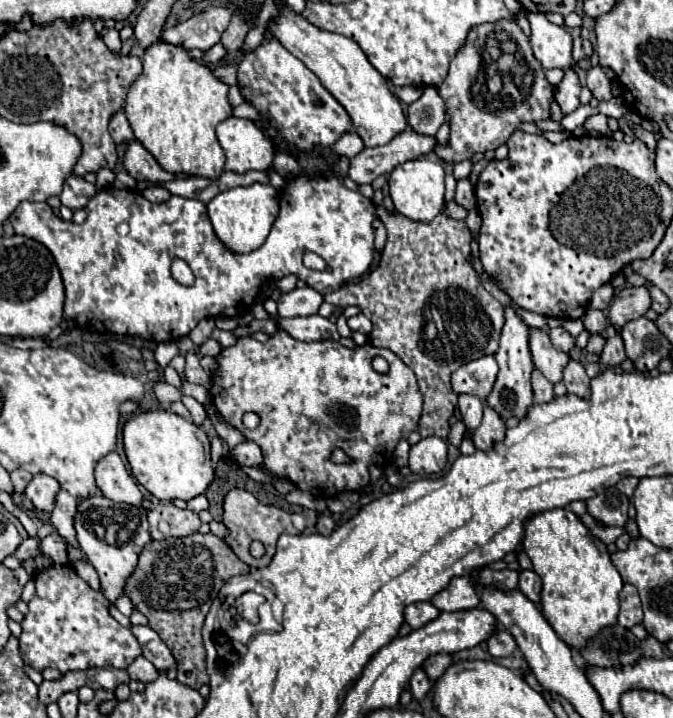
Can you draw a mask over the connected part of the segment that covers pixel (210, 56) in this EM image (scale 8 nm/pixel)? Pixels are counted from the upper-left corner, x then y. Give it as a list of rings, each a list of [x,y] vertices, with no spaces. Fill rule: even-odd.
[[[216,44],[216,46],[214,46],[214,48],[210,48],[208,52],[204,52],[204,58],[202,58],[202,60],[204,60],[206,64],[218,64],[218,62],[222,60],[224,52],[226,52],[226,50],[224,50],[224,46],[222,46],[222,44]]]

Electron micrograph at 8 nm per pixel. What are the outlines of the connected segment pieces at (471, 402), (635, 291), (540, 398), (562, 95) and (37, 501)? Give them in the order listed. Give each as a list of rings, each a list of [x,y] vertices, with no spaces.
[[[460,394],[458,408],[460,408],[462,422],[466,424],[466,428],[476,430],[482,422],[482,408],[484,408],[482,400],[476,396],[470,396],[470,394]]]
[[[626,286],[614,296],[608,308],[608,326],[622,328],[626,322],[644,316],[648,308],[650,308],[650,294],[646,286],[640,288]]]
[[[540,370],[532,372],[532,392],[534,392],[534,402],[550,402],[554,398],[552,382],[546,380]]]
[[[568,68],[564,72],[562,82],[556,86],[556,92],[554,92],[554,98],[556,98],[556,102],[558,102],[558,106],[560,106],[560,110],[562,110],[564,116],[572,114],[578,108],[578,104],[580,104],[578,96],[580,96],[578,74],[572,68]]]
[[[34,474],[32,480],[28,482],[24,494],[32,502],[34,508],[50,512],[54,496],[56,496],[58,490],[60,490],[60,484],[54,478],[50,478],[46,474]]]

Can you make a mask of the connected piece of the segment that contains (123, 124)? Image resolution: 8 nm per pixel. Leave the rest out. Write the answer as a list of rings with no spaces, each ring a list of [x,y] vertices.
[[[118,110],[110,120],[110,136],[114,138],[116,144],[124,144],[124,142],[130,142],[134,138],[134,132],[132,132],[122,110]]]

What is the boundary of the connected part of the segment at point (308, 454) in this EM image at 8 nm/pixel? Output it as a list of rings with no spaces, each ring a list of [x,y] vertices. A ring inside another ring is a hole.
[[[278,330],[266,342],[258,342],[254,338],[238,338],[234,346],[222,348],[216,360],[218,370],[212,378],[210,396],[218,412],[246,438],[252,438],[260,444],[264,464],[274,476],[292,480],[292,484],[296,484],[304,492],[314,494],[316,498],[332,498],[340,492],[360,490],[362,486],[366,486],[370,482],[368,466],[374,462],[378,466],[392,464],[392,454],[398,440],[408,438],[408,434],[418,428],[418,418],[422,414],[422,394],[418,390],[418,382],[414,378],[414,372],[390,350],[382,350],[372,344],[350,350],[332,340],[302,342],[292,338],[284,330]],[[376,356],[382,356],[390,364],[388,374],[374,372],[372,360]],[[336,402],[344,402],[350,408],[346,412],[350,440],[344,440],[332,428],[332,416],[342,412],[336,410]],[[246,412],[256,412],[260,416],[256,430],[248,430],[242,424],[242,416]],[[334,448],[342,448],[352,458],[352,464],[332,464],[330,454]]]

